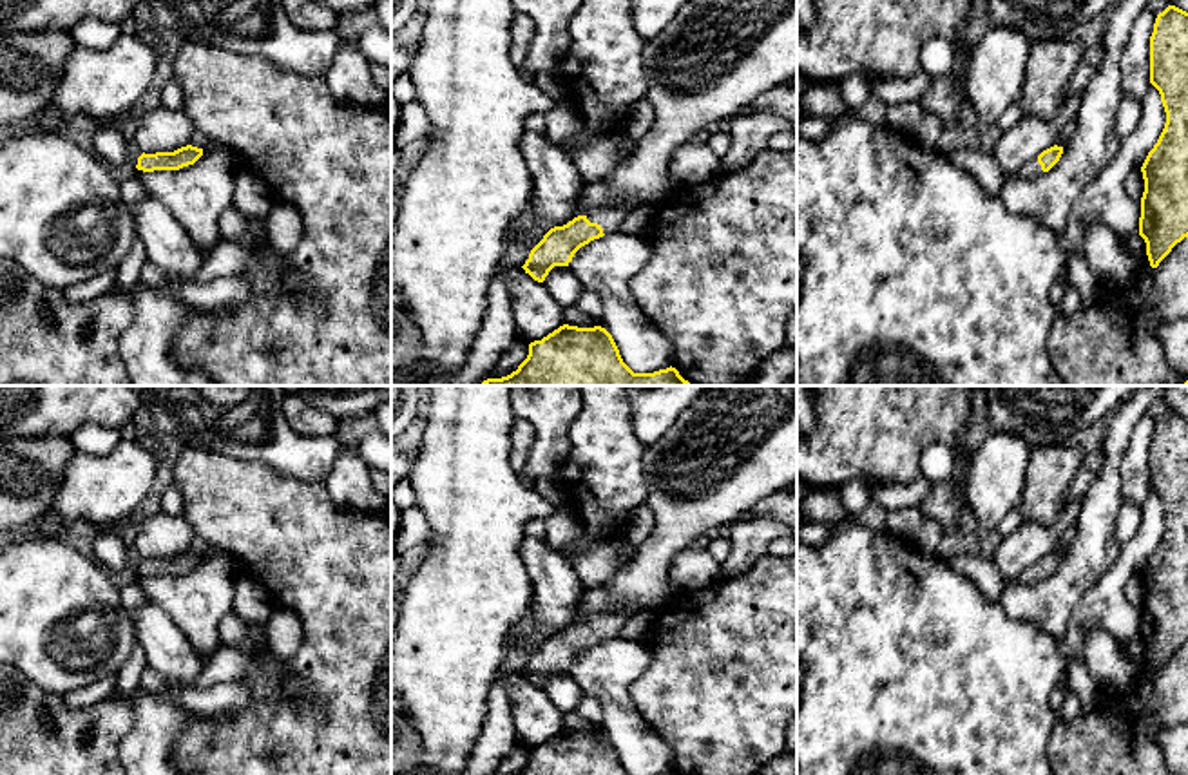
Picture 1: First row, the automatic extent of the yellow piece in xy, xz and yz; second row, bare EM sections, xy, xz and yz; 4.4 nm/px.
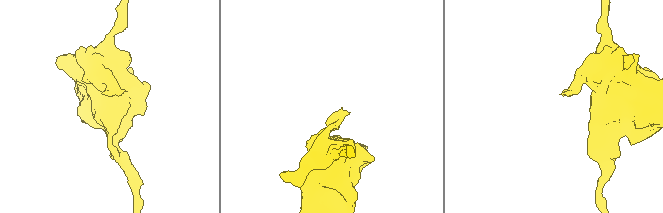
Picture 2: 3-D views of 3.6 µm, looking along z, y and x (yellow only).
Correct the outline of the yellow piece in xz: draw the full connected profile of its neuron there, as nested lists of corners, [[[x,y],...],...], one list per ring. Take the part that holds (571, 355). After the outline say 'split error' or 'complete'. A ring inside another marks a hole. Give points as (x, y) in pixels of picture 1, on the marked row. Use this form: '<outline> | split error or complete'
[[[563,324],[529,344],[527,359],[507,377],[480,386],[692,386],[675,368],[634,373],[612,335],[601,328]]] | complete

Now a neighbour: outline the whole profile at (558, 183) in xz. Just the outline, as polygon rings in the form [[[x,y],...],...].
[[[531,130],[522,134],[520,150],[532,174],[532,223],[554,228],[572,221],[585,179],[570,156],[545,134]]]

